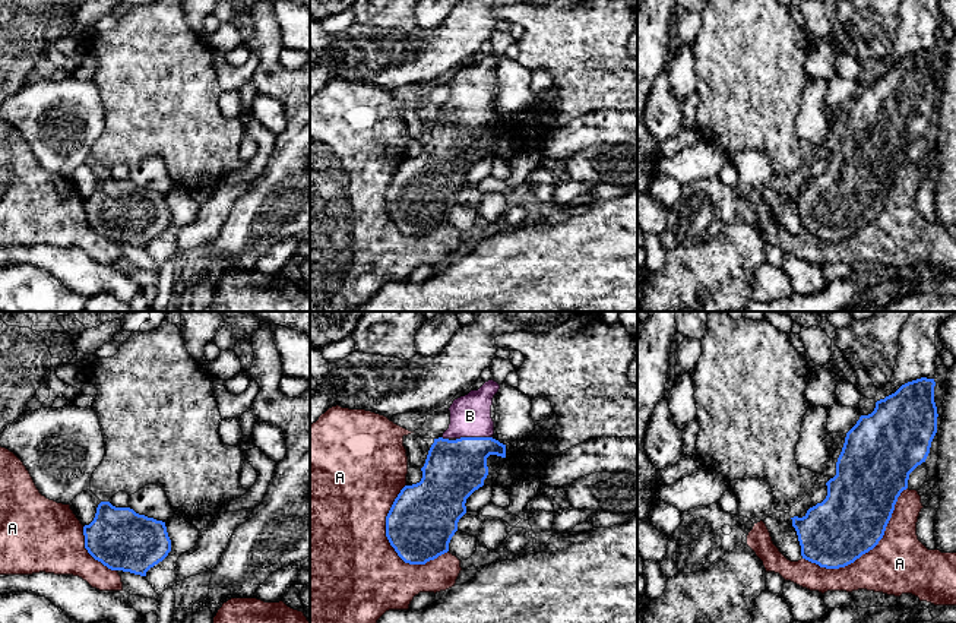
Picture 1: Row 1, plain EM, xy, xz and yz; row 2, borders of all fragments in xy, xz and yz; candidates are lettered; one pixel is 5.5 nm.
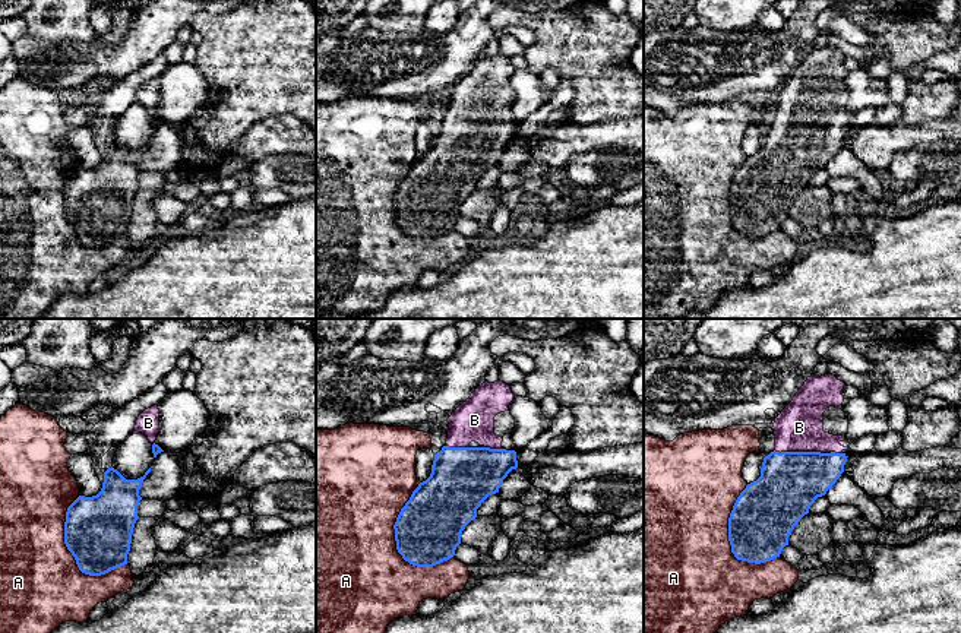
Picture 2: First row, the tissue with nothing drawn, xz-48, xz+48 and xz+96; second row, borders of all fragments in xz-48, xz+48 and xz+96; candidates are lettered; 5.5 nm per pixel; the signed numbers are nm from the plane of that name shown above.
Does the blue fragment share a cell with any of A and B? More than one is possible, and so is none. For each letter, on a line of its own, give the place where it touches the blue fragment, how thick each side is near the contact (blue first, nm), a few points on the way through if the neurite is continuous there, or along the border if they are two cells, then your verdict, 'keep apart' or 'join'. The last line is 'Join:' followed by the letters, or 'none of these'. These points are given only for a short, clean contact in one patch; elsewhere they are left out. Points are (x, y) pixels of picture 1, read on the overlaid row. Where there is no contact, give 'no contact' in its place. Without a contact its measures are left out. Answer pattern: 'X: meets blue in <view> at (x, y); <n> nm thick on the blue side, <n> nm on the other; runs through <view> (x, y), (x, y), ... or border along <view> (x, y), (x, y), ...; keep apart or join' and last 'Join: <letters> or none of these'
A: meets blue in yz at (867, 552); 380 nm thick on the blue side, 320 nm on the other; keep apart
B: meets blue in xz at (474, 438); 320 nm thick on the blue side, 220 nm on the other; runs through xz (453, 470), (467, 457), (474, 438), (469, 416); join
Join: B

